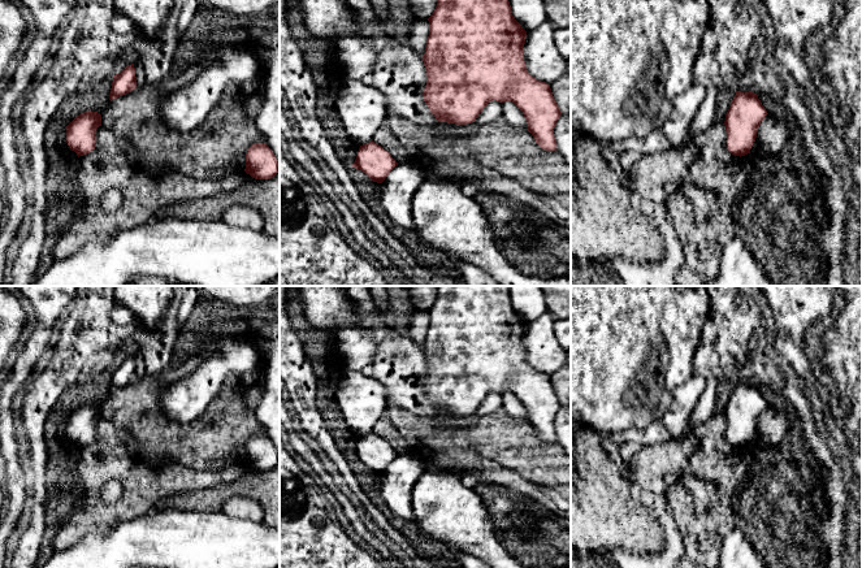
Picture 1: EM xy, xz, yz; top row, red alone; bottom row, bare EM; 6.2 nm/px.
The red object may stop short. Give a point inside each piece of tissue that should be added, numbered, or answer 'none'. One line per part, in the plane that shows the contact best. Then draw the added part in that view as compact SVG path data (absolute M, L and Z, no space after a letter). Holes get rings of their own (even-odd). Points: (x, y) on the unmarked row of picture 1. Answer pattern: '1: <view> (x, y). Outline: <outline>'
none

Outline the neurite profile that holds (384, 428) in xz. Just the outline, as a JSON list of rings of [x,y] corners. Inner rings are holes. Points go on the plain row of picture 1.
[[[384,416],[373,426],[373,433],[387,442],[391,448],[398,454],[411,454],[413,452],[408,442],[398,433],[391,421]]]

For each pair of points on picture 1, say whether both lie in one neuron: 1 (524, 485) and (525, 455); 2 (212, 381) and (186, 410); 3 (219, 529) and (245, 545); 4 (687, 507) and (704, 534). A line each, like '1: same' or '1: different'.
1: different
2: same
3: same
4: same

